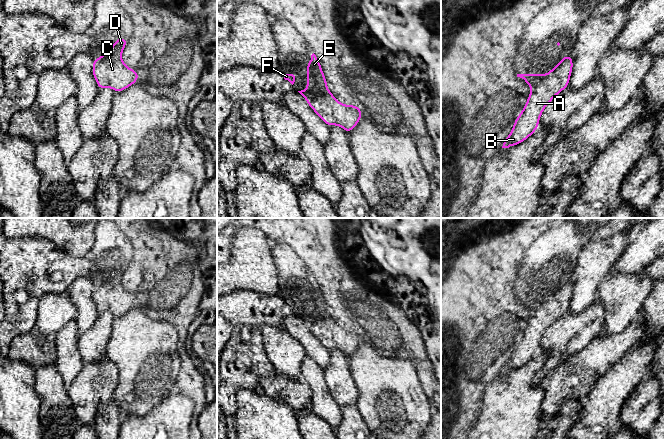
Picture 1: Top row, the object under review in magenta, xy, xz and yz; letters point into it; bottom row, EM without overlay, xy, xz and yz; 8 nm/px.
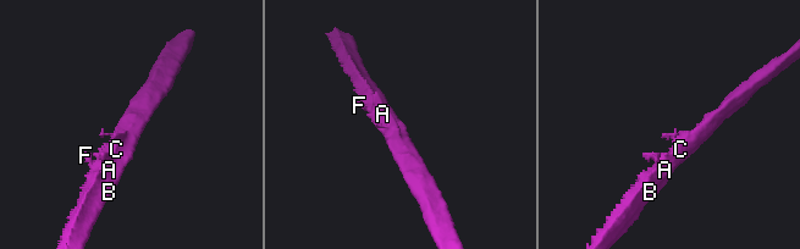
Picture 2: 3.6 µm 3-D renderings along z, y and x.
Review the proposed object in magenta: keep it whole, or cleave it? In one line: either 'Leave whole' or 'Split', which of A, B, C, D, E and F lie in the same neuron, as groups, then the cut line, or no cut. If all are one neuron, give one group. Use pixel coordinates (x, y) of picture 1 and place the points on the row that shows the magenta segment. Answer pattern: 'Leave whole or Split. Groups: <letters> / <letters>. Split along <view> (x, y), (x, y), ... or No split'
Leave whole. Groups: A B C D E F. No split

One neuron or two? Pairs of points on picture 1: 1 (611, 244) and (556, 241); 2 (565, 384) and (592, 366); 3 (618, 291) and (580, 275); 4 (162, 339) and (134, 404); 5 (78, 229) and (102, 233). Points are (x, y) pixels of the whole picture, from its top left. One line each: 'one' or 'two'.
1: two
2: one
3: two
4: one
5: two

